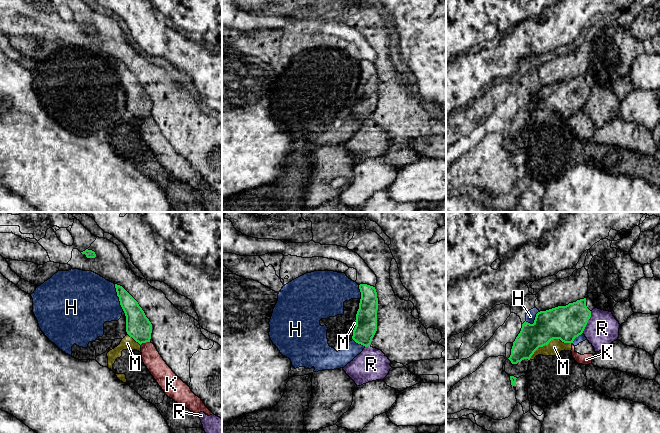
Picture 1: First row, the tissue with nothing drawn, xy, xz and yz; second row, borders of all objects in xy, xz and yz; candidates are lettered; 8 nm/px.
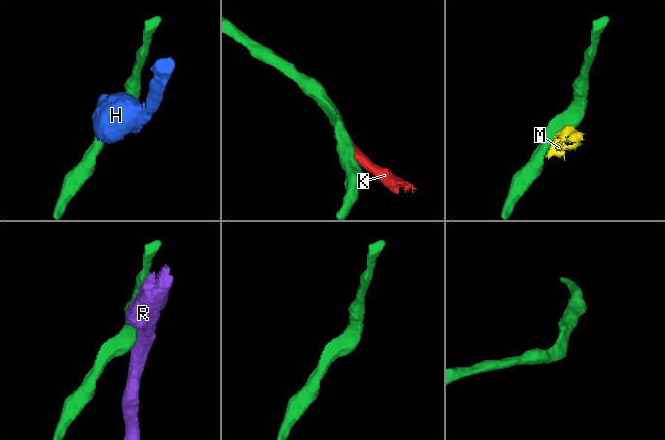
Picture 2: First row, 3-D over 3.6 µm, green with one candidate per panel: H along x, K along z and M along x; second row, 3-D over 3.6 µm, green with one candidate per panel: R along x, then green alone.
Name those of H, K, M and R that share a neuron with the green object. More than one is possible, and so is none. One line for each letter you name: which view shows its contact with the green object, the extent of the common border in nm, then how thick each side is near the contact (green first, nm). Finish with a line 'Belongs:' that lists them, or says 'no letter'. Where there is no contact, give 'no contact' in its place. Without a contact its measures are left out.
Belongs: no letter

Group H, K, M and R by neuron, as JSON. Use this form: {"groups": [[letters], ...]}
{"groups": [["H", "K"], ["M"], ["R"]]}

